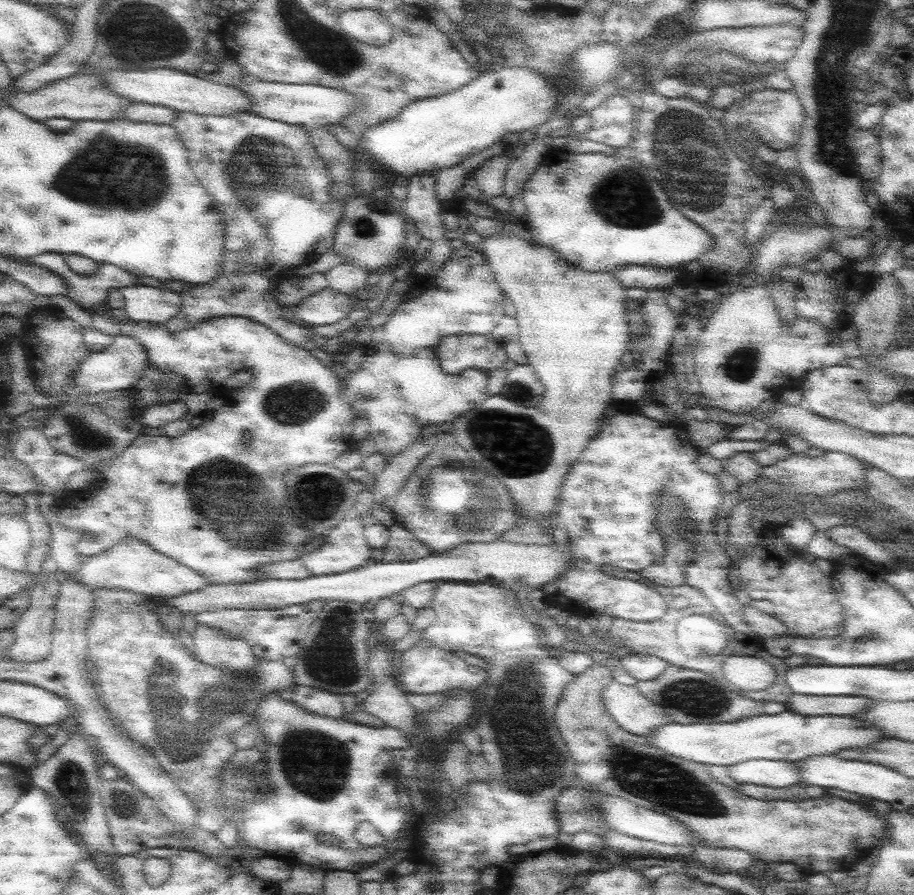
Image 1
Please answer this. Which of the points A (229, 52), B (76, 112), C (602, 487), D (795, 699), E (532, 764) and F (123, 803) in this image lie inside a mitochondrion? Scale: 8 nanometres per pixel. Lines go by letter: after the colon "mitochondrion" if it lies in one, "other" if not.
A: other
B: other
C: other
D: other
E: mitochondrion
F: mitochondrion

